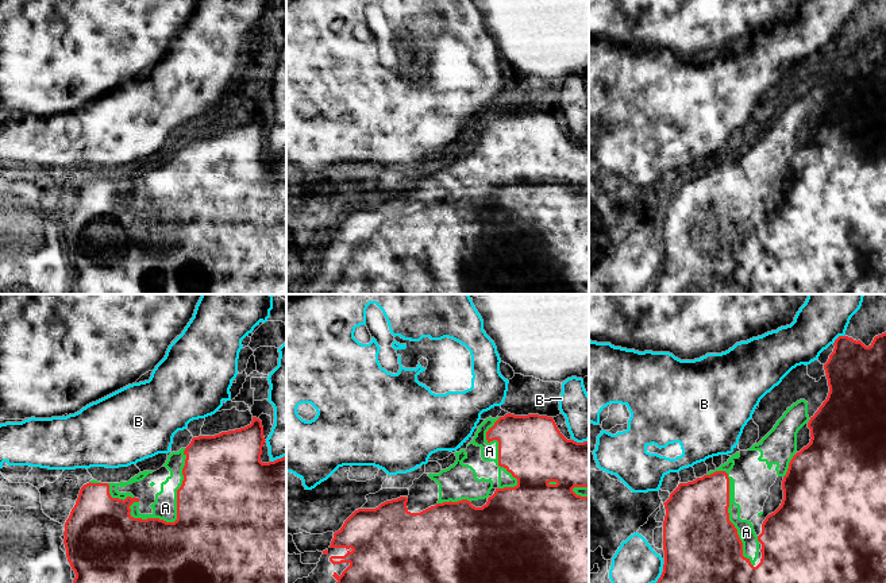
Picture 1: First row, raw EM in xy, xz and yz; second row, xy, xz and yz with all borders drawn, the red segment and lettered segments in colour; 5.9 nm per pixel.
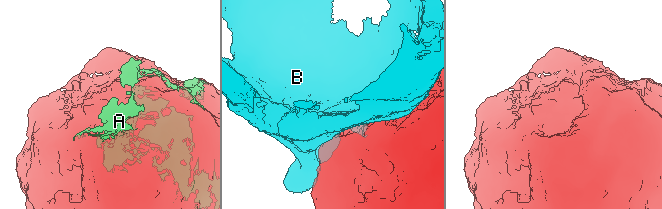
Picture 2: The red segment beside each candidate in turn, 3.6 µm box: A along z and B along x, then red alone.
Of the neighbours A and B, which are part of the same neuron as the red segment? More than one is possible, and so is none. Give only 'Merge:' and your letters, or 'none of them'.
Merge: A

